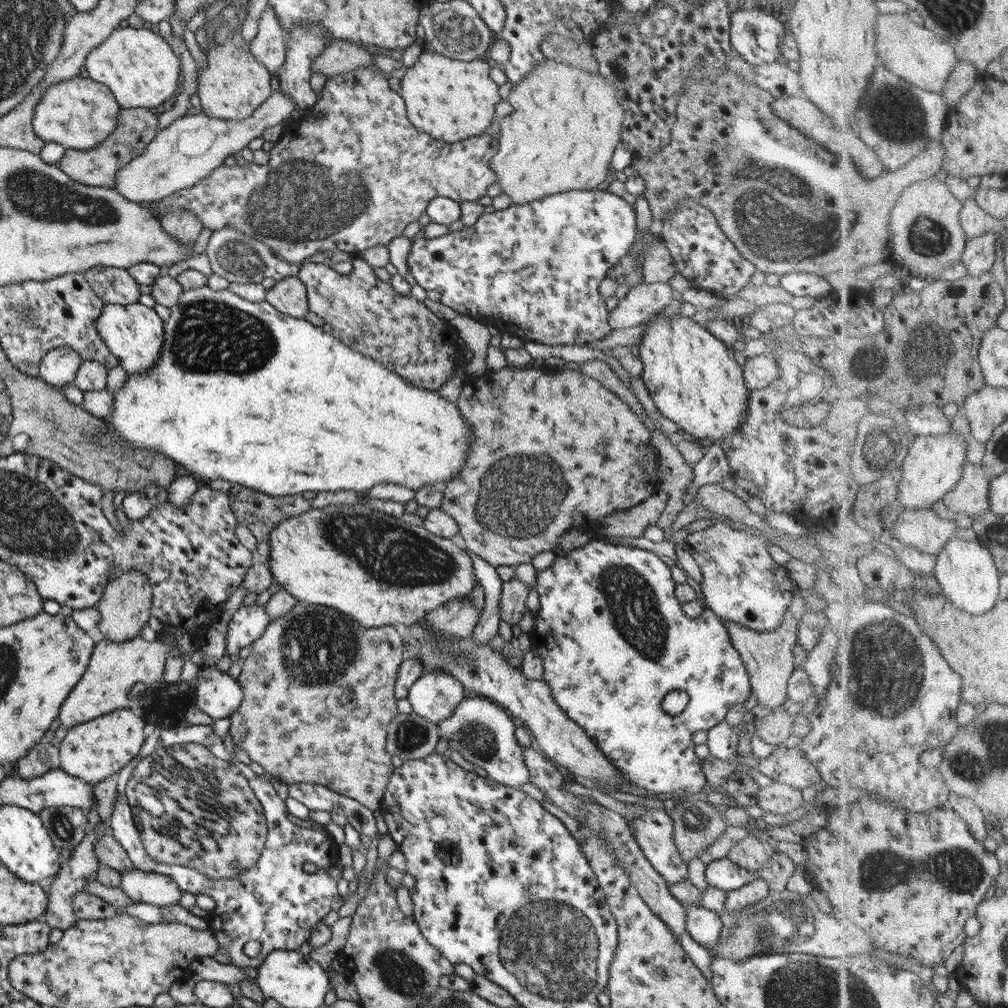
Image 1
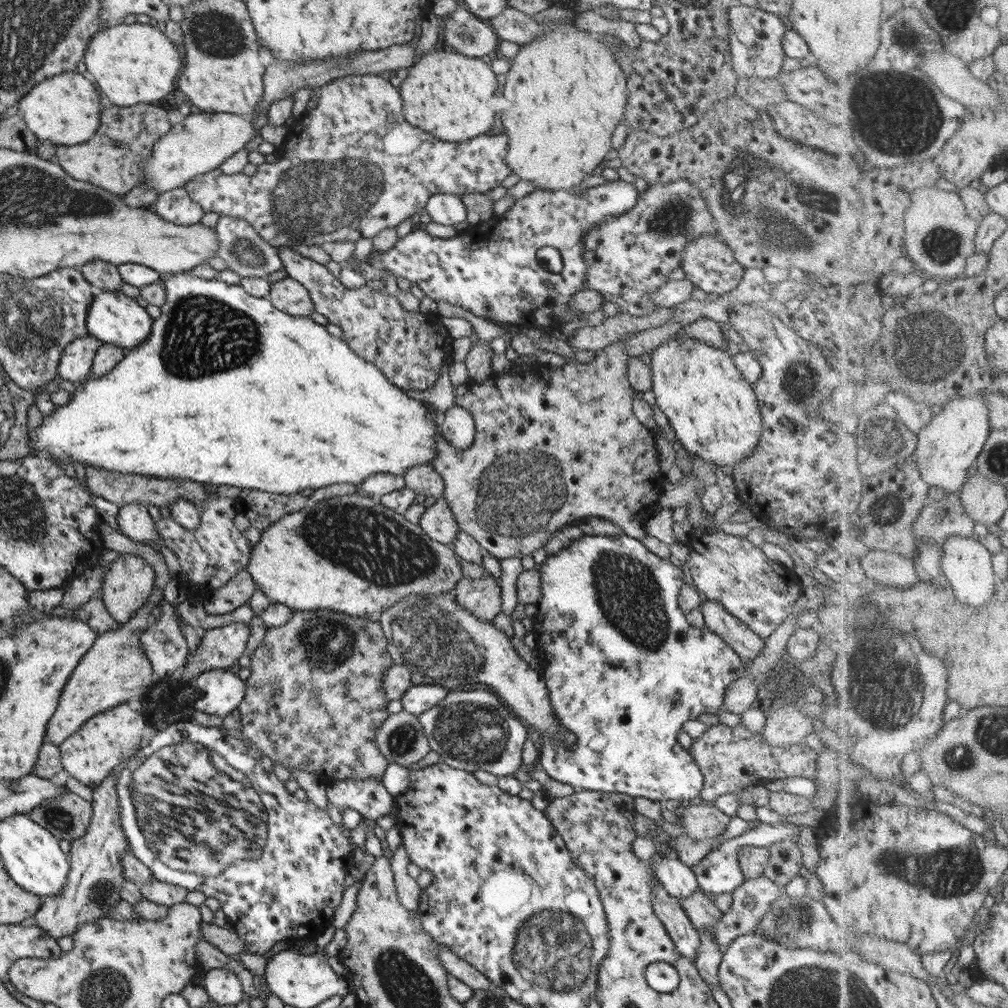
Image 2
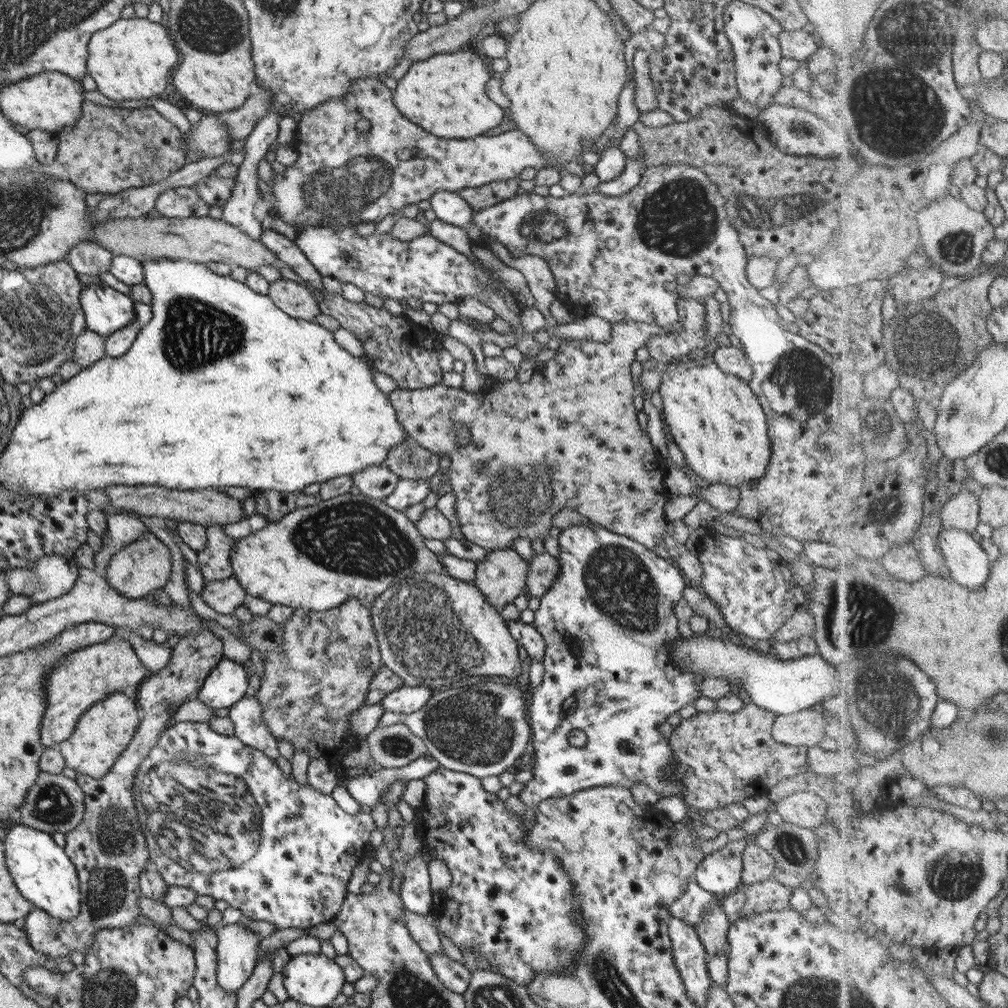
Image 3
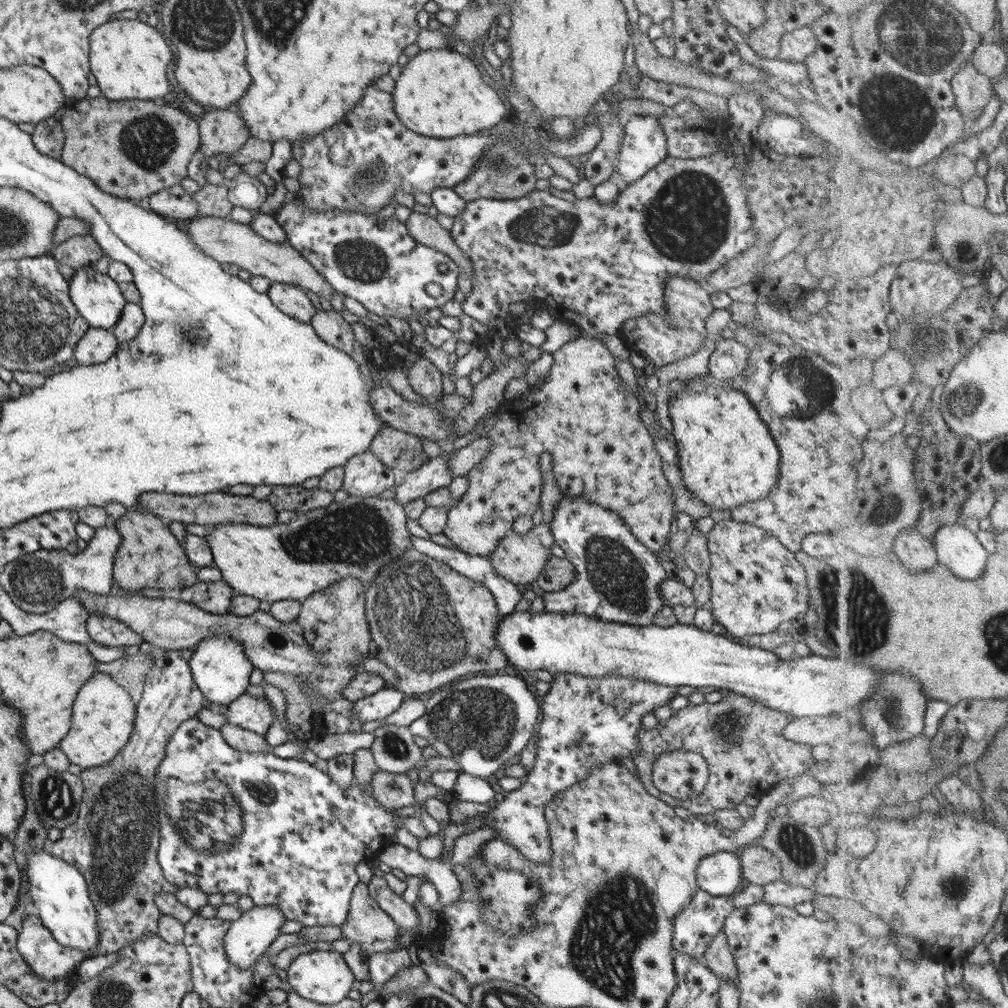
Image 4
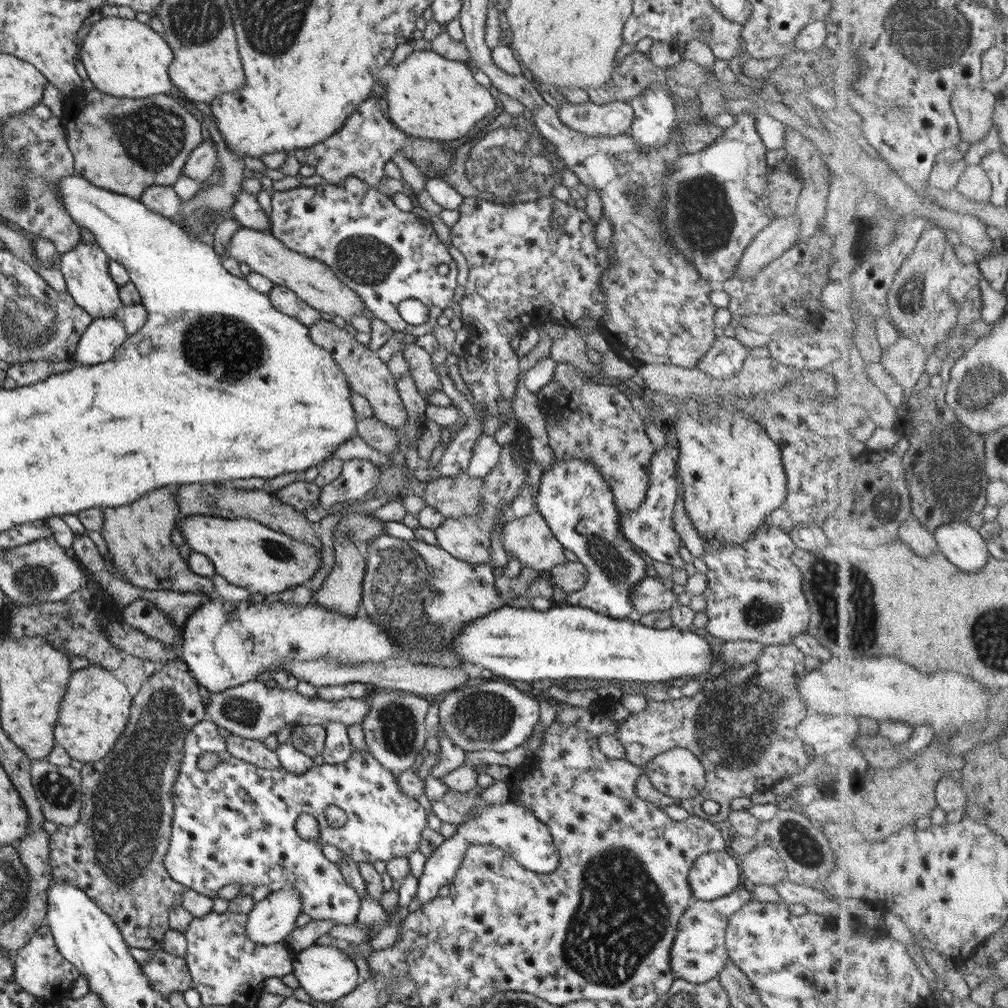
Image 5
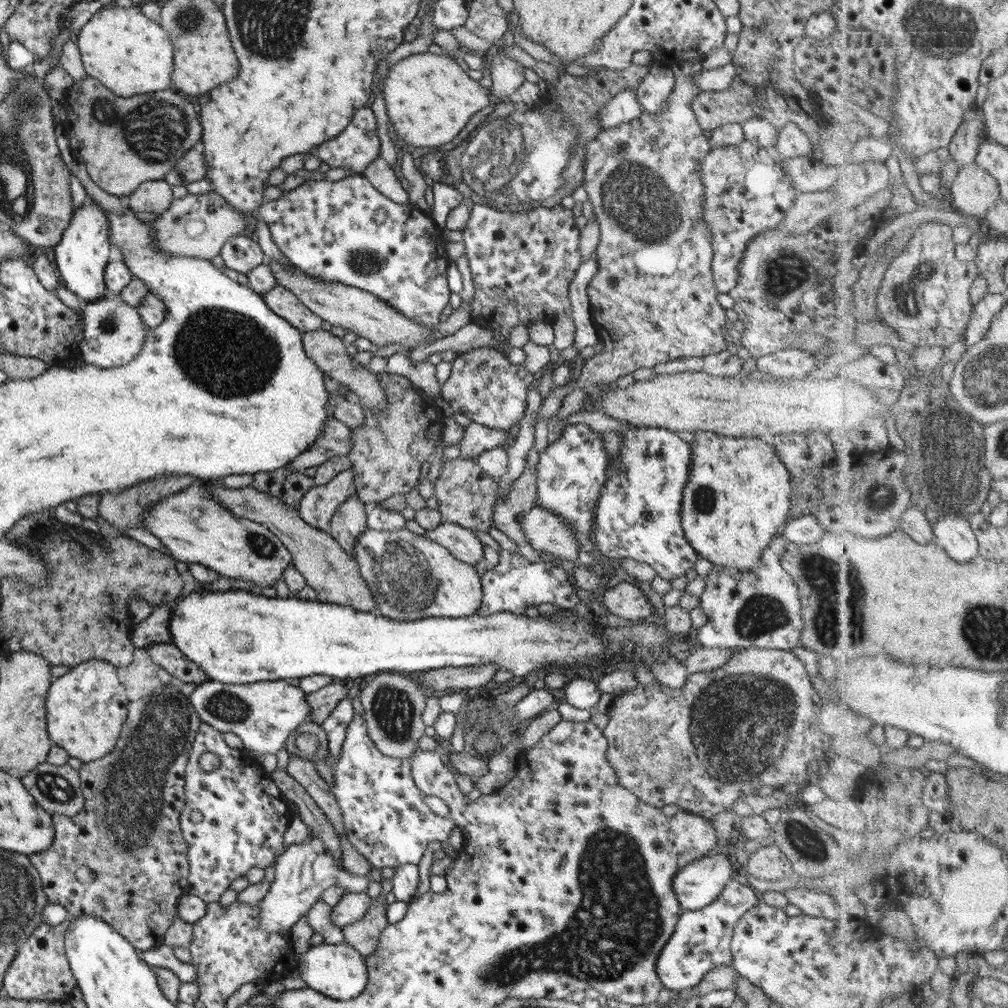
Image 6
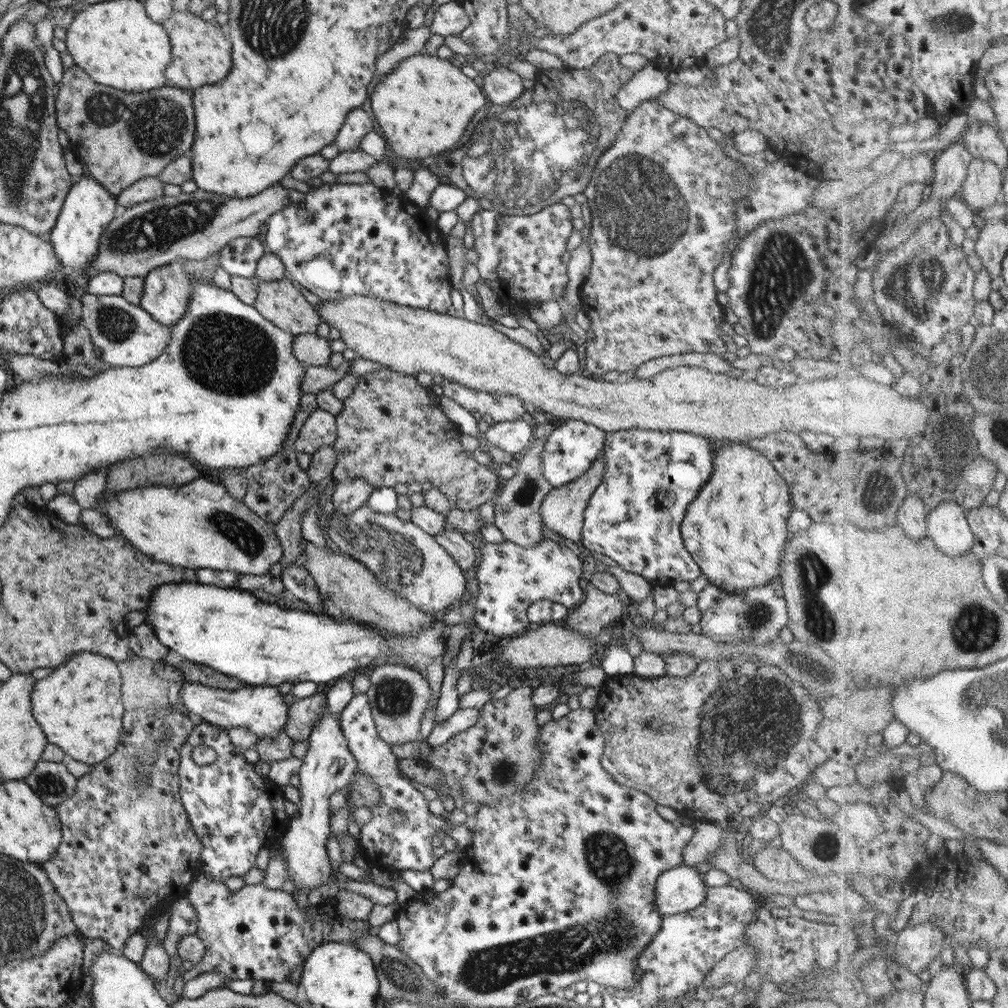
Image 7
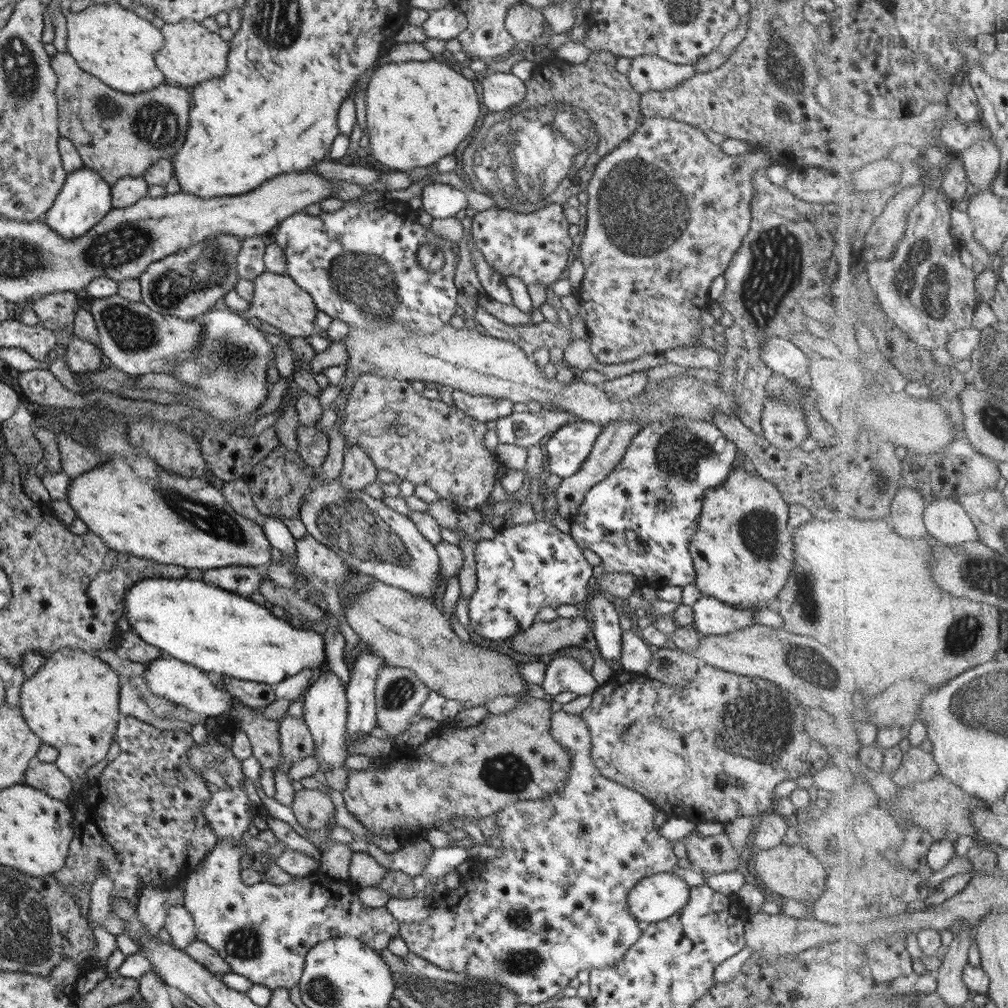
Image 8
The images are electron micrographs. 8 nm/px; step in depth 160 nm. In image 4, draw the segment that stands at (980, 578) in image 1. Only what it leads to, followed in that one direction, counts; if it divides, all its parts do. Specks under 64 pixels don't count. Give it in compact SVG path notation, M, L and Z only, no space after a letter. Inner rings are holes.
M958 523L943 525L933 541L938 561L963 580L977 580L985 574L990 554L979 542L977 534Z

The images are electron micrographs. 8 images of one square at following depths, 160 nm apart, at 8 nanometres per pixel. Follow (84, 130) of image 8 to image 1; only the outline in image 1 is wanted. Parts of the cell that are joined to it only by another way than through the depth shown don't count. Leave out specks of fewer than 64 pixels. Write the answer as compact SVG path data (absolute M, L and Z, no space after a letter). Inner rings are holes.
M147 108L121 109L117 114L117 124L99 144L83 151L65 150L56 164L67 176L78 184L91 187L113 189L115 175L132 158L139 156L147 143L158 132L155 114Z

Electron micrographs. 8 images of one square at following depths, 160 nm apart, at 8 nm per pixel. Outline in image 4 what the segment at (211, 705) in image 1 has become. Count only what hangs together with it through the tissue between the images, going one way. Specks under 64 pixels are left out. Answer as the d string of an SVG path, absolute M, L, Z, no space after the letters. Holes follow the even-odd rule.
M225 633L201 639L192 647L188 664L194 685L205 699L216 704L229 704L245 693L253 668L243 652L242 644Z

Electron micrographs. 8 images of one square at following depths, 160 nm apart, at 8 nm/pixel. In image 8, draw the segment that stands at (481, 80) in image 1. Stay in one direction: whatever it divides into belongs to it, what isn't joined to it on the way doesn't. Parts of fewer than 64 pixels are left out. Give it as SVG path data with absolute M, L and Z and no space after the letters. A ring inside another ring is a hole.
M434 59L425 62L399 62L389 64L381 61L364 81L365 132L369 154L387 168L405 172L415 166L429 166L465 143L477 118L479 104L471 82L449 68L447 63Z

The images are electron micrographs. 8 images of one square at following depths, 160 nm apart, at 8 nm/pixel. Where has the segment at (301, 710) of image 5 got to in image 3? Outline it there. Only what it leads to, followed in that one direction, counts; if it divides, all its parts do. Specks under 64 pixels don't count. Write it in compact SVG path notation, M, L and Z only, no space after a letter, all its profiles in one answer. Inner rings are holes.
M404 685L388 692L378 703L385 711L409 714L419 710L435 690L426 686L405 687ZM245 694L228 708L229 720L234 724L234 736L243 744L260 750L273 761L279 756L276 740L262 719L262 710L252 694Z

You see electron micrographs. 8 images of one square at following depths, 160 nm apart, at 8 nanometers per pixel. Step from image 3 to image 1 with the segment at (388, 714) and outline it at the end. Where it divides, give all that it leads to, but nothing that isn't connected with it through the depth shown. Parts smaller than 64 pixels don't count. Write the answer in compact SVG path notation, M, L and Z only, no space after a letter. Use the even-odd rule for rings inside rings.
M481 696L465 697L456 704L450 717L436 726L440 738L447 740L447 750L455 750L467 762L483 768L487 779L513 788L528 781L522 748L513 735L515 726L503 709L491 700Z

